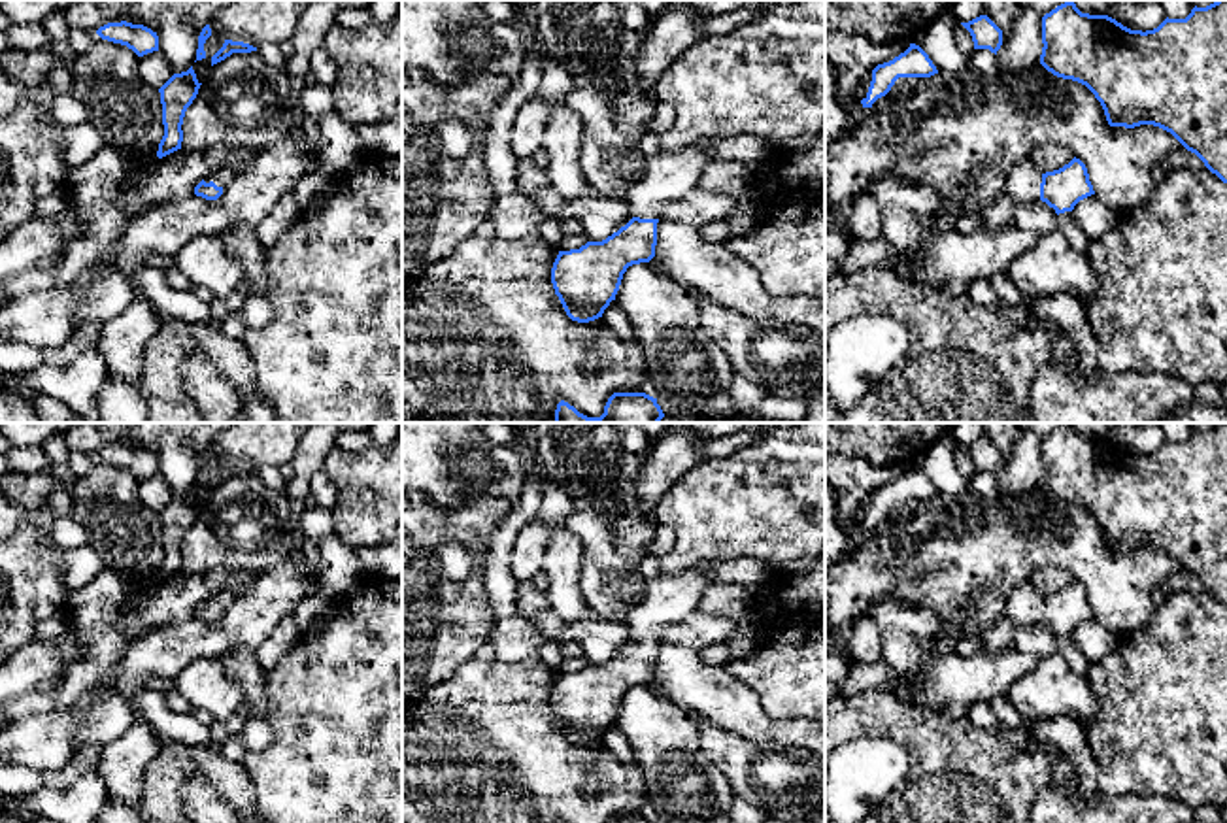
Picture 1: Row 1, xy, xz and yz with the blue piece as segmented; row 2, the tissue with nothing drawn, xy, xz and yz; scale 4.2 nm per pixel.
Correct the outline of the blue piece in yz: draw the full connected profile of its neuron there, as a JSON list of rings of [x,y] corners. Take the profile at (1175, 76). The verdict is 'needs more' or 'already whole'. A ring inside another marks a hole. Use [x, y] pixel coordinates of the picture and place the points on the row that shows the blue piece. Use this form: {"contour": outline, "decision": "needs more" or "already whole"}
{"contour": [[[1068,0],[1042,17],[1042,43],[1040,64],[1057,77],[1085,85],[1101,102],[1110,126],[1159,126],[1227,183],[1227,0],[1195,6],[1185,19],[1167,17],[1146,32],[1131,30],[1108,15],[1082,13]]], "decision": "already whole"}

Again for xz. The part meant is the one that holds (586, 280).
{"contour": [[[702,142],[676,153],[649,155],[644,177],[625,194],[630,221],[602,242],[559,251],[551,283],[572,321],[602,317],[627,268],[655,257],[659,213],[698,187],[710,160]]], "decision": "needs more"}

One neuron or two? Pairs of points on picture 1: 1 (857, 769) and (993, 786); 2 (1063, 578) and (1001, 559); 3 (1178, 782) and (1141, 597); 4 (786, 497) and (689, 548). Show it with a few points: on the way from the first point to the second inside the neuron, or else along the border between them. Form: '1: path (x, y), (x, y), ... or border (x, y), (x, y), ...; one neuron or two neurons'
1: border (882, 737), (907, 752), (908, 778), (878, 803); two neurons
2: border (1075, 576), (1042, 567), (1027, 582); two neurons
3: border (1165, 599), (1144, 627), (1120, 638); two neurons
4: path (761, 501), (731, 506), (714, 523); one neuron

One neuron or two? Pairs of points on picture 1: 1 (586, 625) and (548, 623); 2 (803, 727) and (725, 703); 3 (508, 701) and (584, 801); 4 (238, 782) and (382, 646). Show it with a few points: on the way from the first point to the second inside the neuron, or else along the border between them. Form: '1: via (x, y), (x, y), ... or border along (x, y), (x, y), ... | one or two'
1: via (576, 629), (557, 629) | one
2: via (784, 729), (763, 729), (744, 716) | one
3: via (508, 725), (559, 776) | one
4: border along (242, 761), (257, 803) | two

